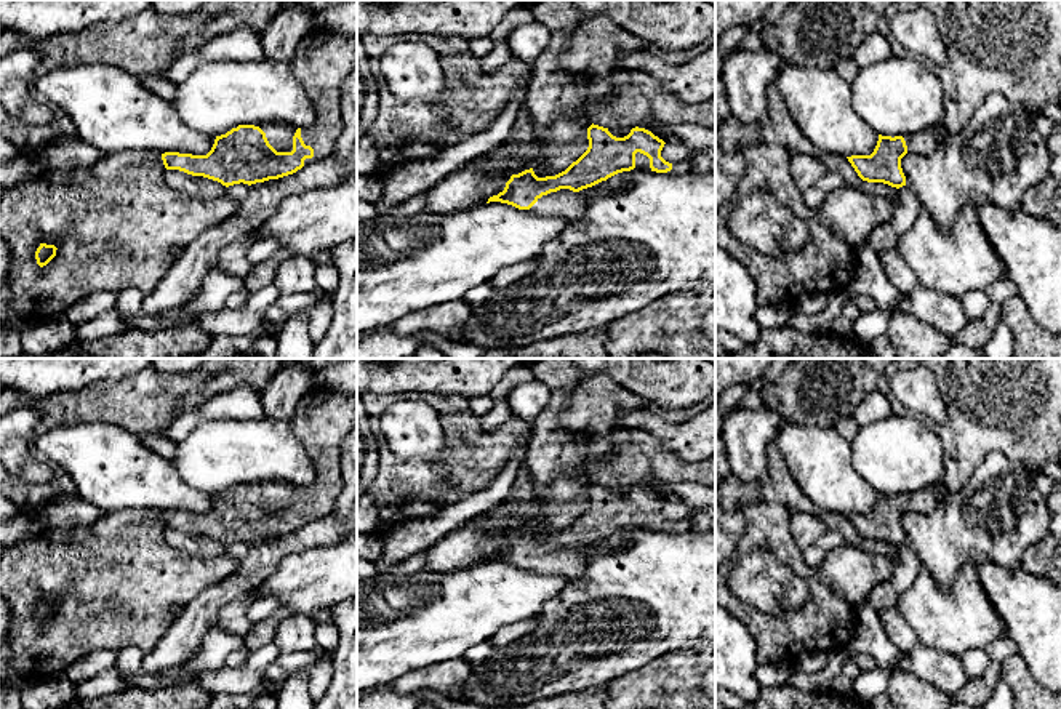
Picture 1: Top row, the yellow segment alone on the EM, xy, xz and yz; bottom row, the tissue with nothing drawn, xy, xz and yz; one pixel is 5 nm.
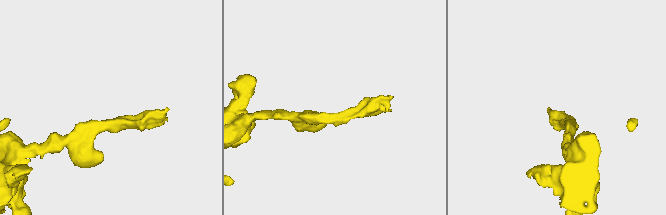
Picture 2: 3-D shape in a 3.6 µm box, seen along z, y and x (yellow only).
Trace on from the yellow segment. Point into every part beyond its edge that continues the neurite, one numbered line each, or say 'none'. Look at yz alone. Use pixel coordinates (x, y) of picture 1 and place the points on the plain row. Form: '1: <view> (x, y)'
1: yz (922, 501)

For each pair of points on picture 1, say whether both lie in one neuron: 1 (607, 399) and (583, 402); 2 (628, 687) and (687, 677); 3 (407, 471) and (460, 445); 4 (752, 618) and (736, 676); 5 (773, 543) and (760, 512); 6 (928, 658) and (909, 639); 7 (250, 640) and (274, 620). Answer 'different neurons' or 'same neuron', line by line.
1: same neuron
2: same neuron
3: same neuron
4: different neurons
5: same neuron
6: different neurons
7: same neuron

